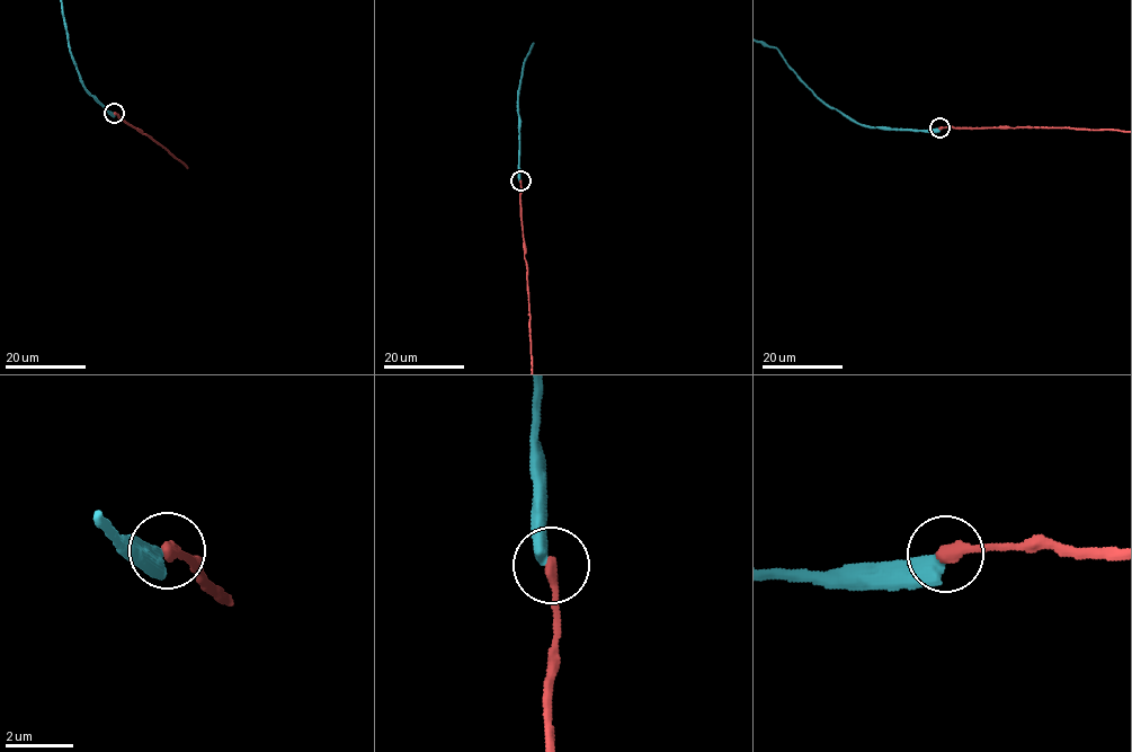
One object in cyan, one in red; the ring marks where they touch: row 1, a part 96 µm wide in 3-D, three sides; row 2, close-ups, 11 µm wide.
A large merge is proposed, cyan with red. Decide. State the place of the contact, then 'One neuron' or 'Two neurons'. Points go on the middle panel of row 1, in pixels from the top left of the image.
Place: (520, 180). Two neurons

